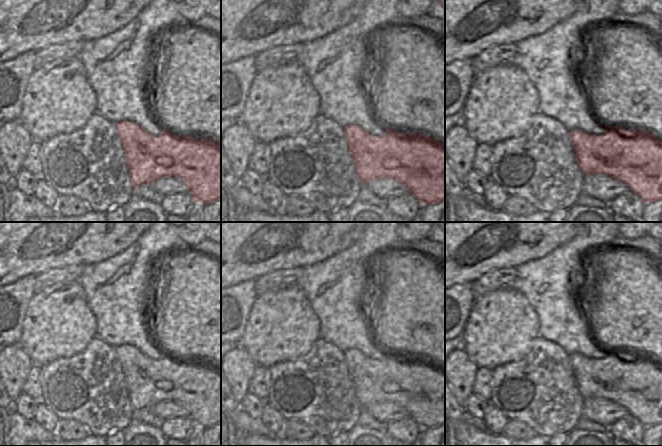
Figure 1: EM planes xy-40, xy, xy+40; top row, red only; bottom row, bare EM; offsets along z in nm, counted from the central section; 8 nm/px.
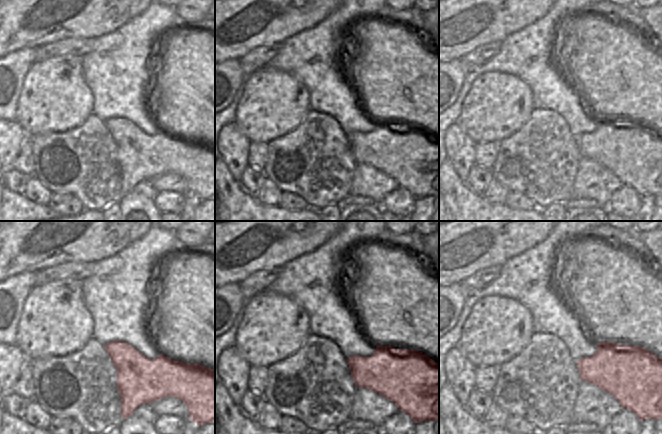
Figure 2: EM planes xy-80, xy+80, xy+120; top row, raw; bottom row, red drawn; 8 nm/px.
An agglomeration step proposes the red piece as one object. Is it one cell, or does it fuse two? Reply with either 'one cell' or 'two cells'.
two cells

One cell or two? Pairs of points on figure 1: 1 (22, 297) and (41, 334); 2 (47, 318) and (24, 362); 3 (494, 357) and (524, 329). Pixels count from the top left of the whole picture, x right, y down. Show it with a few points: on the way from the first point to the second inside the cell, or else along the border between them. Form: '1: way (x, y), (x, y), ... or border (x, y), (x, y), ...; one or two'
1: border (35, 292), (29, 301), (21, 330); two
2: border (19, 345), (33, 363); two
3: way (501, 350), (517, 336); one

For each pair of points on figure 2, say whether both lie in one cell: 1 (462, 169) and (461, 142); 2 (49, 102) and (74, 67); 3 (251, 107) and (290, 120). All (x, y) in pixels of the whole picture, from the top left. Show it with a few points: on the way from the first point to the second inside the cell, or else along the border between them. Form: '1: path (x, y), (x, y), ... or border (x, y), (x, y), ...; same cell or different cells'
1: path (458, 162), (460, 159), (460, 149); same cell
2: path (54, 93), (54, 90), (68, 76); same cell
3: path (261, 107), (277, 107), (280, 110); same cell

